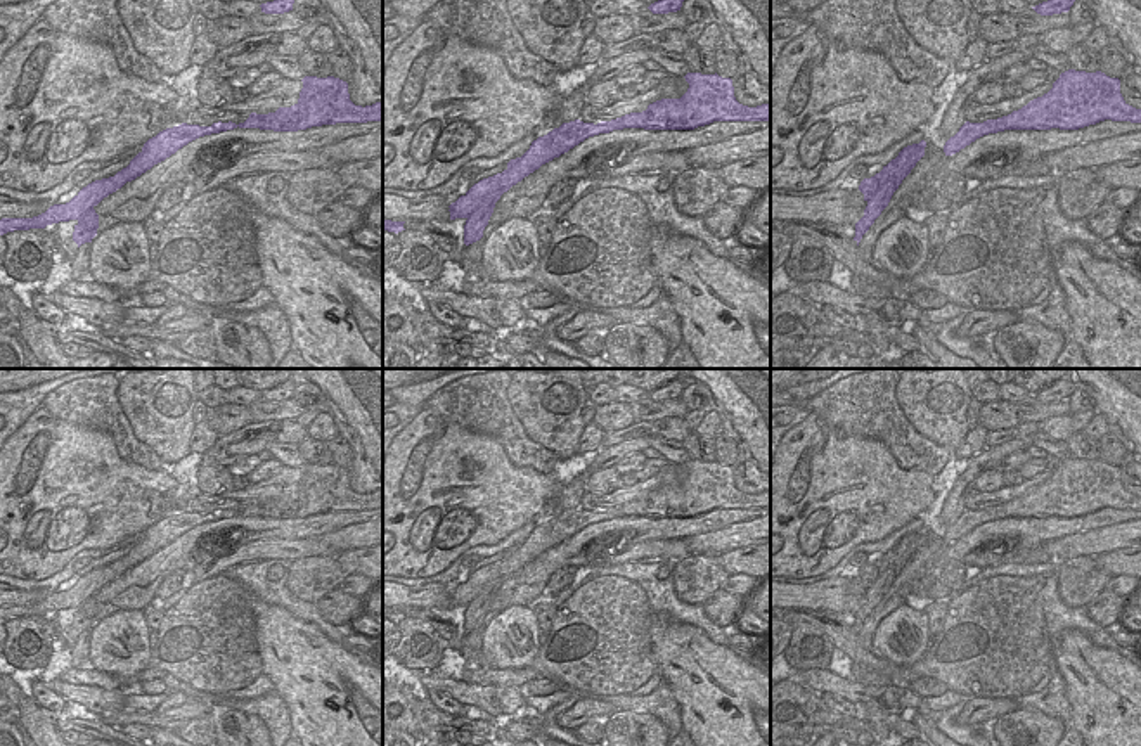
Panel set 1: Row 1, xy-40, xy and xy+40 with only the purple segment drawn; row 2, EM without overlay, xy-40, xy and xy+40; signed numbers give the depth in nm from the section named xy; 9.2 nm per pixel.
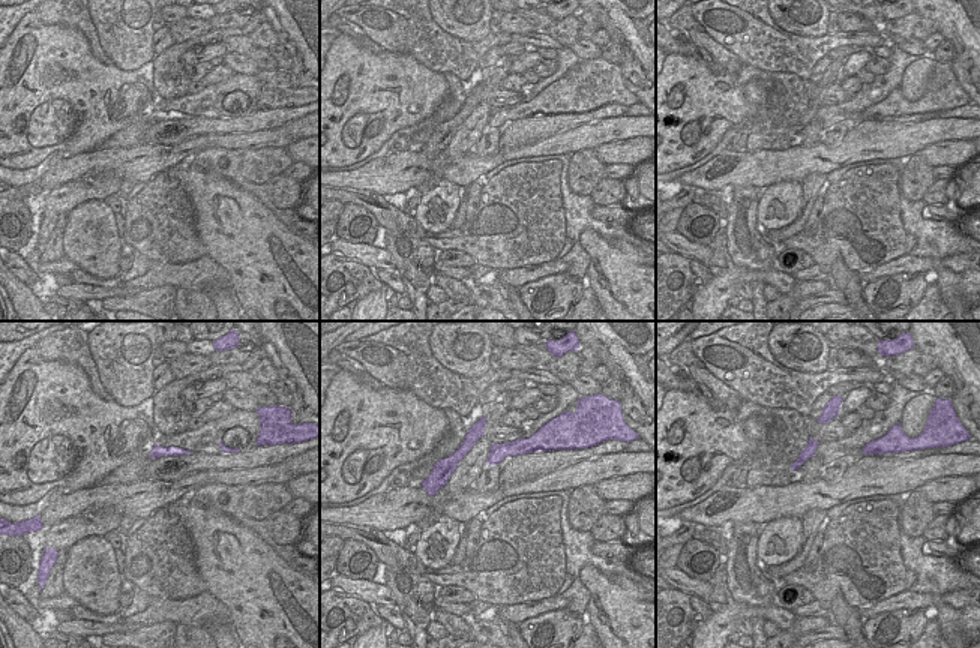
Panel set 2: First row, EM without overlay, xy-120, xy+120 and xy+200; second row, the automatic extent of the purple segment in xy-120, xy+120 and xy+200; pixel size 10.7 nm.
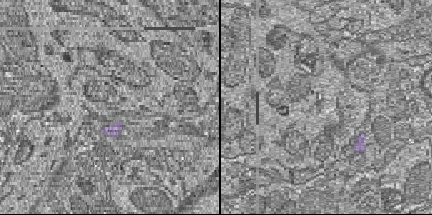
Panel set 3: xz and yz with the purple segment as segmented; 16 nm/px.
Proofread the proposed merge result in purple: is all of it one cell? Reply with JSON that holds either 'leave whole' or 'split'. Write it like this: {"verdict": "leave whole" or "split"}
{"verdict": "split"}

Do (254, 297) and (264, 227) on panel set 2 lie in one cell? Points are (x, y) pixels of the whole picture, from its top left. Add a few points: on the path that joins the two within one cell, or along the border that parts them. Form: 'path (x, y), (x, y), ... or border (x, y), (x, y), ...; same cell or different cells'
path (258, 279), (260, 245); same cell

